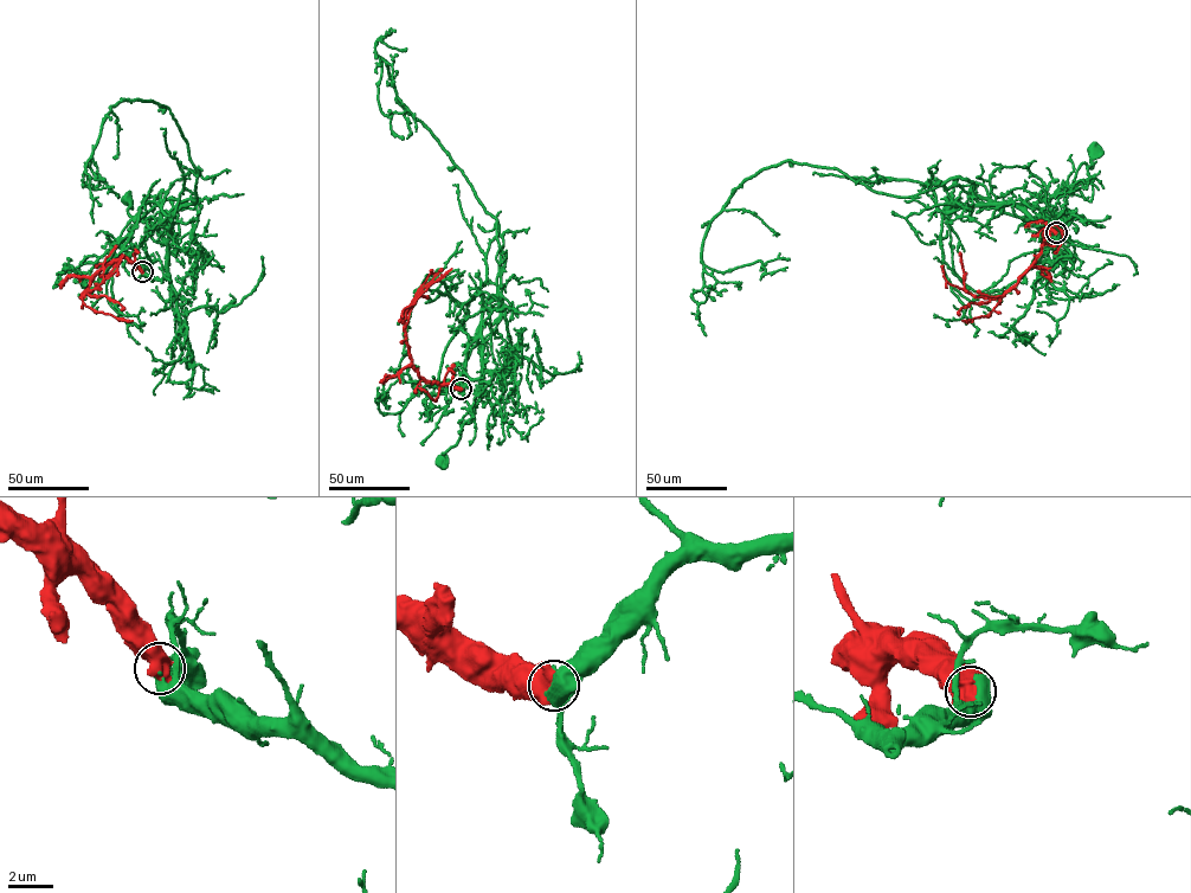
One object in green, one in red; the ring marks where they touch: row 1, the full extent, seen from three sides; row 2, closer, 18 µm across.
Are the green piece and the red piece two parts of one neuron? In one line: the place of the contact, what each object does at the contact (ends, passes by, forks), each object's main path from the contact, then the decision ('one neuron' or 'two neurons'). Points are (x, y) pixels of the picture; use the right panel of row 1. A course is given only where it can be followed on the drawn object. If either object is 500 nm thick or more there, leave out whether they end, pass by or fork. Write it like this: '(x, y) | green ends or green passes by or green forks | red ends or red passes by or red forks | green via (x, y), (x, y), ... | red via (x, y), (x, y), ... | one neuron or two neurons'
(1056, 232) | green via (1056, 232), (1049, 236), (1044, 232), (1025, 209), (1075, 190), (1076, 171), (1083, 162), (1092, 166), (1093, 151) | red via (1056, 232), (1044, 229), (1041, 252), (1017, 283), (1000, 296), (978, 297), (951, 284), (944, 276), (942, 265) | two neurons

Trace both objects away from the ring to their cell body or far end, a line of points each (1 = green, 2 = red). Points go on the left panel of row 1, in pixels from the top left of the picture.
1: (142, 271), (162, 278), (167, 244), (154, 241), (145, 230), (145, 214), (129, 213), (128, 199)
2: (142, 271), (124, 257), (113, 261), (97, 272), (85, 294), (114, 274), (123, 255)

